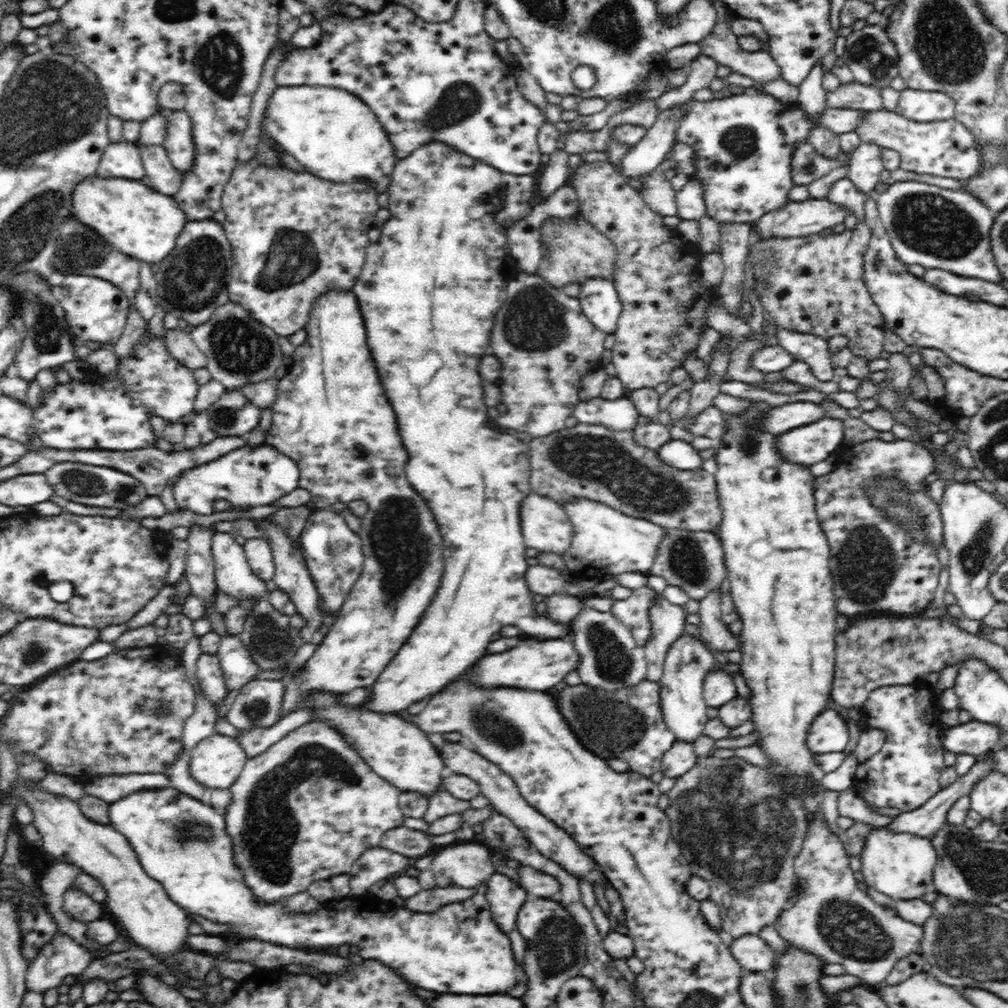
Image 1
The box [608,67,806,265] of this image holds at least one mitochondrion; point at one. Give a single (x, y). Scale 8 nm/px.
(740, 141)

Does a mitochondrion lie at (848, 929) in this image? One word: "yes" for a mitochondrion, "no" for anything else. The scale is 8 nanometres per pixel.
yes

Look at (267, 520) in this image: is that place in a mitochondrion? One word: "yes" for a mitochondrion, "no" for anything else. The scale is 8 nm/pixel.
no

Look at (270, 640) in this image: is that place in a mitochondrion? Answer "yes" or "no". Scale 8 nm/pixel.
yes

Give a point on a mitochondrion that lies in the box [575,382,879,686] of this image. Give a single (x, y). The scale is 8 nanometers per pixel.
(613, 663)

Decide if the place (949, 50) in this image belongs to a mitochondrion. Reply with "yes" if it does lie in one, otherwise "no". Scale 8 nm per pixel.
yes

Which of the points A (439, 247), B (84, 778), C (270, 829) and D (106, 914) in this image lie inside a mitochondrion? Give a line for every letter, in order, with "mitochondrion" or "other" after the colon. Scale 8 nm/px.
A: other
B: other
C: mitochondrion
D: other

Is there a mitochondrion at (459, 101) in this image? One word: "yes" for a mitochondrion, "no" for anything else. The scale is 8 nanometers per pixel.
yes

